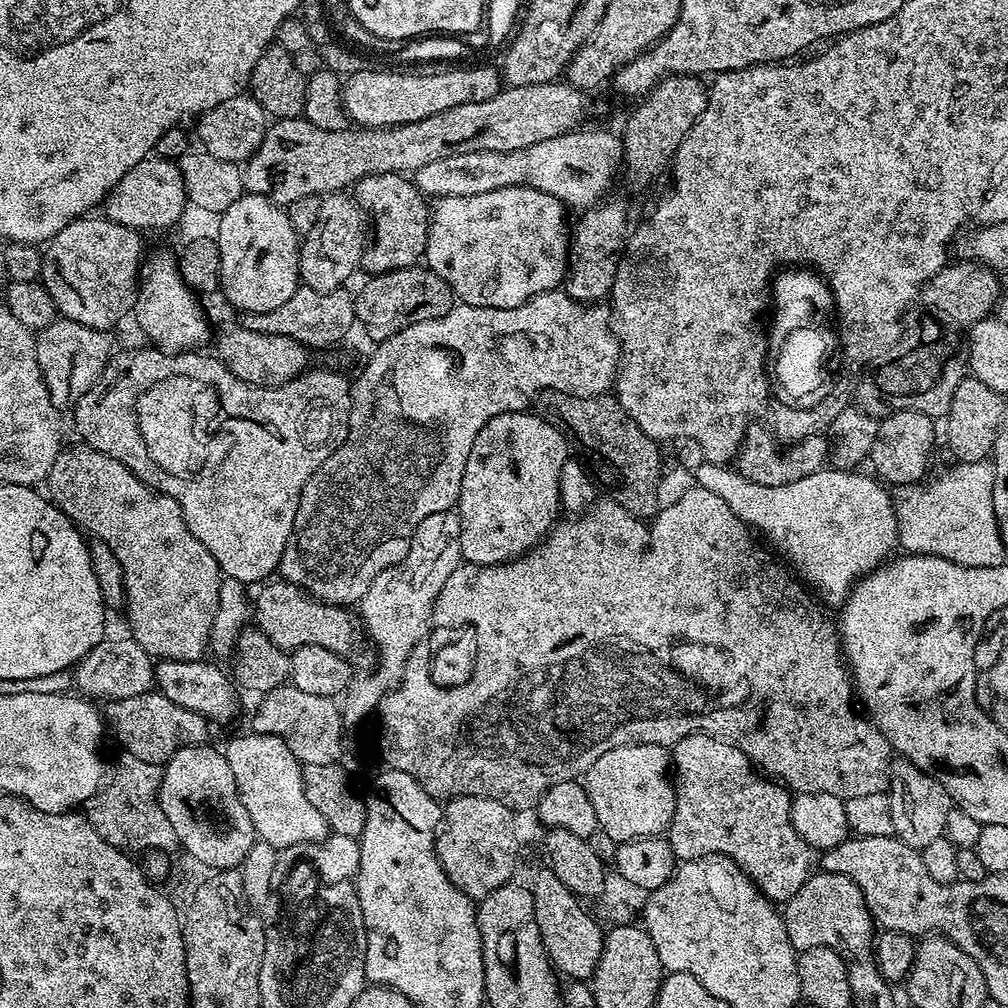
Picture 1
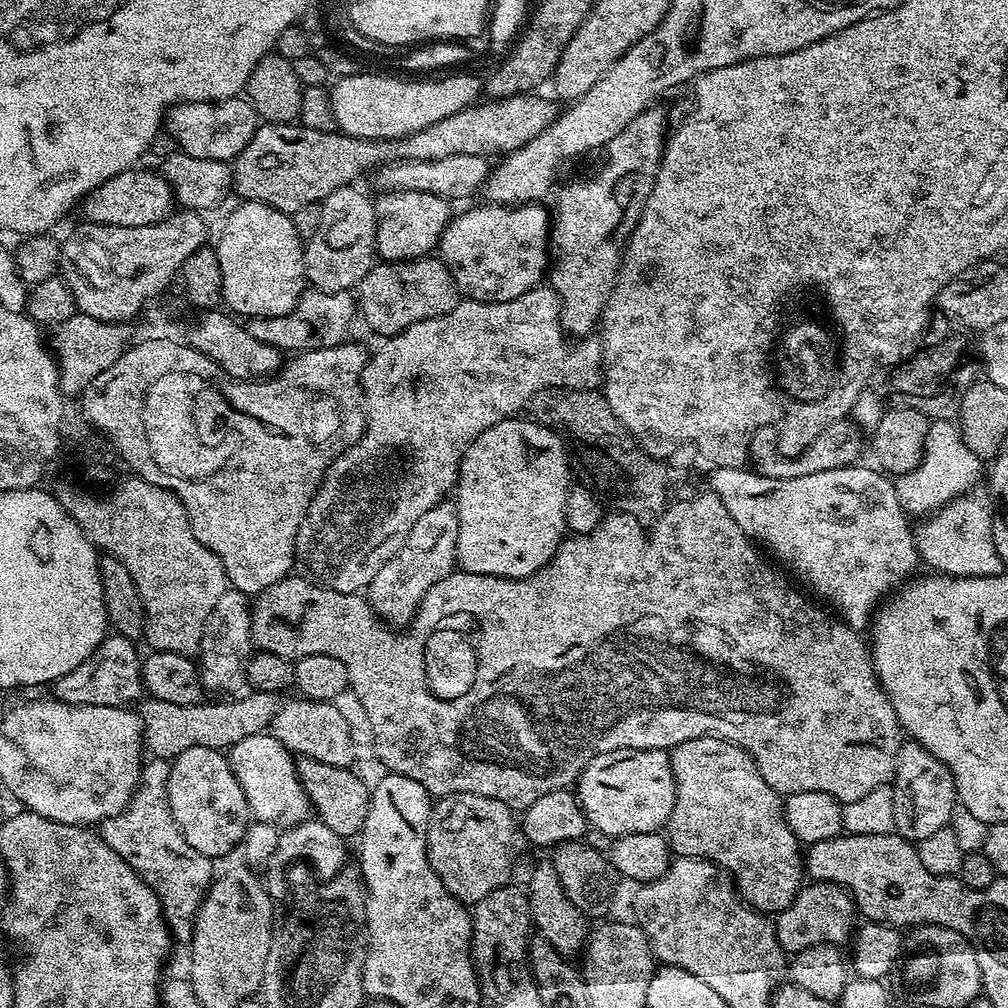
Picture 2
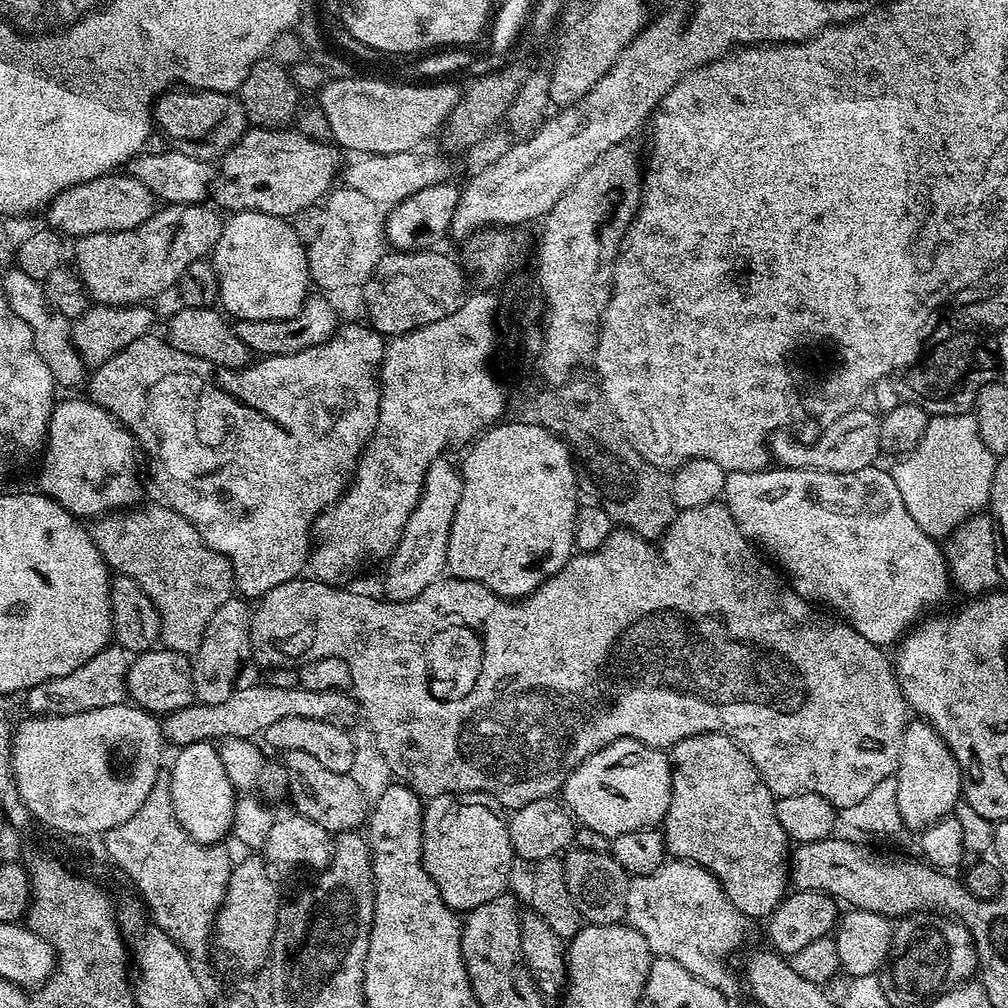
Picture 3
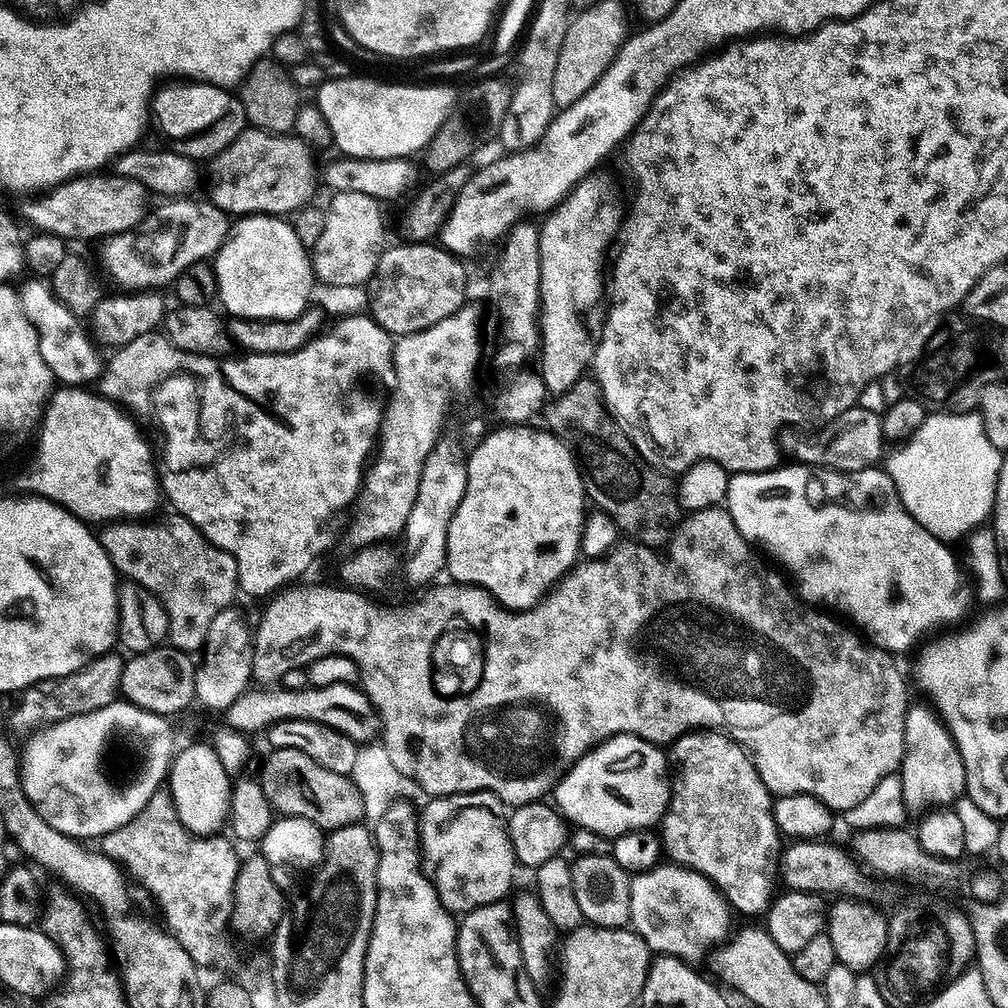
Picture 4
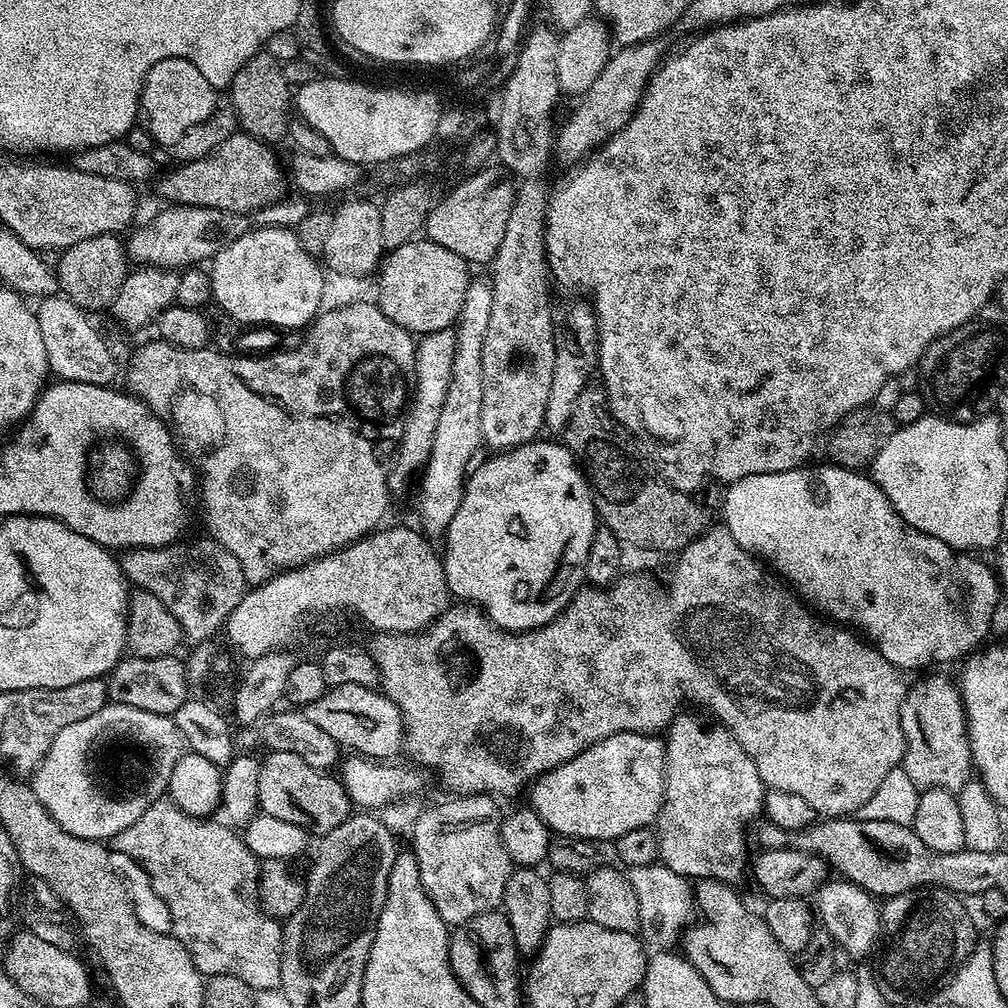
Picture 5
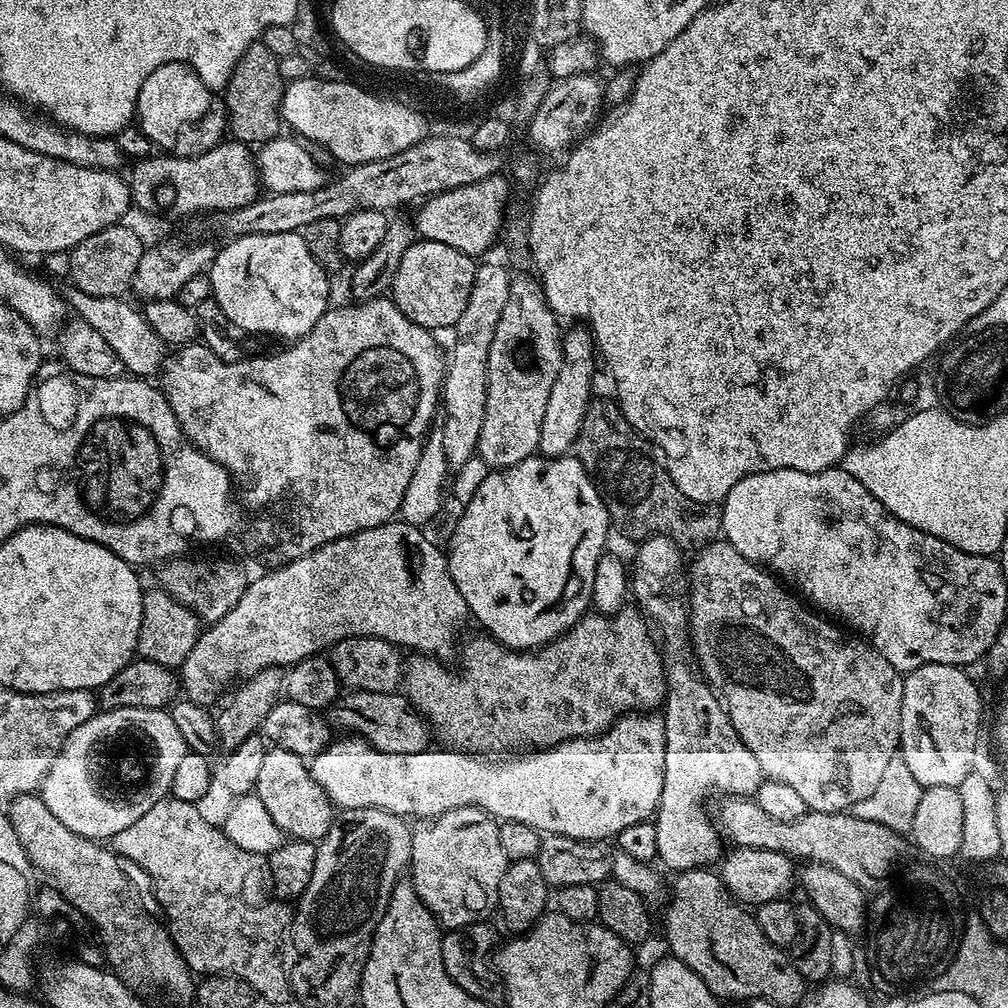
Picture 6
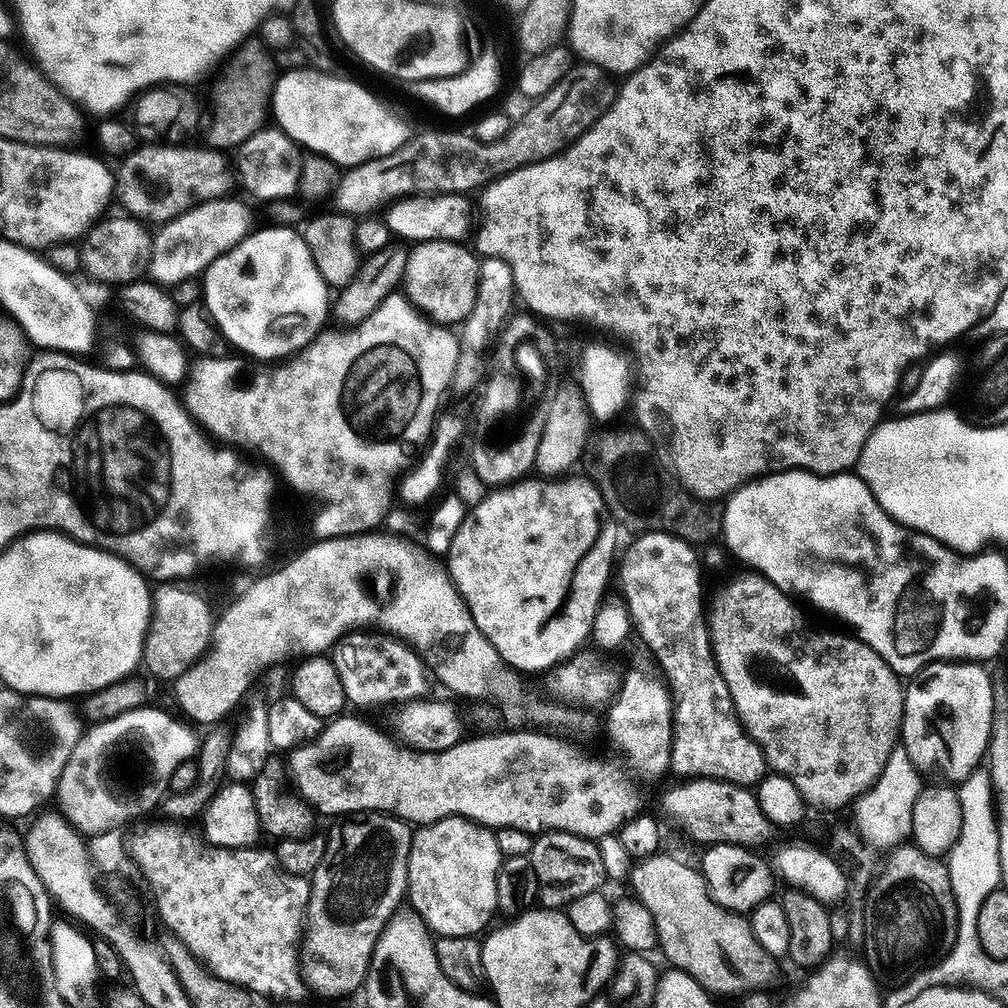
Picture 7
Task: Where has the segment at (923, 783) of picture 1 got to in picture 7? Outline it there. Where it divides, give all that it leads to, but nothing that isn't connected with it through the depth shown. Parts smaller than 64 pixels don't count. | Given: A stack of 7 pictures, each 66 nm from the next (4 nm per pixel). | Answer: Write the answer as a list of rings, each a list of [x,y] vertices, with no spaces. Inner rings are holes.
[[[937,662],[926,665],[923,670],[916,673],[907,681],[904,690],[904,720],[900,724],[900,740],[906,754],[910,754],[910,762],[919,768],[921,773],[937,772],[940,776],[945,776],[945,781],[959,782],[969,776],[970,773],[977,771],[981,767],[988,750],[988,740],[992,737],[992,711],[994,710],[994,698],[992,697],[992,678],[989,669],[980,662]]]

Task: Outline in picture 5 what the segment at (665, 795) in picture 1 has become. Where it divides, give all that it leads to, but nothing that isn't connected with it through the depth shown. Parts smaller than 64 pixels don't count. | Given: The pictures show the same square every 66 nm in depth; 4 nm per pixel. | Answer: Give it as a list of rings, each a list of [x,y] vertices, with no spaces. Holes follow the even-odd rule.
[[[619,732],[610,738],[599,740],[566,763],[559,764],[531,781],[530,807],[553,833],[561,832],[564,835],[561,837],[577,840],[615,842],[630,830],[655,825],[656,816],[664,801],[664,745],[665,741],[659,735],[643,732]]]

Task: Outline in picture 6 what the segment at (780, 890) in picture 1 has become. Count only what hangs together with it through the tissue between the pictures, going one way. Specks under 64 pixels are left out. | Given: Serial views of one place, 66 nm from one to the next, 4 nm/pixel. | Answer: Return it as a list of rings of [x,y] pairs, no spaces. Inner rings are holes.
[[[649,536],[648,539],[643,541],[643,543],[641,543],[637,548],[640,549],[636,552],[636,565],[633,566],[632,564],[630,568],[630,596],[632,600],[633,598],[637,600],[633,601],[638,605],[640,611],[644,613],[645,617],[647,617],[647,619],[654,625],[655,635],[658,637],[659,643],[662,645],[662,652],[664,655],[664,675],[666,677],[666,699],[662,705],[664,729],[666,730],[666,766],[664,767],[664,785],[662,786],[662,794],[660,795],[660,804],[657,806],[654,813],[654,823],[658,830],[658,850],[656,851],[656,854],[659,863],[664,863],[666,867],[673,868],[673,873],[679,874],[686,870],[690,870],[691,868],[706,868],[715,865],[722,856],[722,849],[720,850],[722,837],[711,815],[706,811],[706,808],[704,812],[704,795],[706,795],[707,792],[720,792],[719,794],[723,794],[724,796],[751,797],[758,791],[758,789],[760,789],[762,777],[758,762],[754,759],[754,754],[750,754],[750,750],[746,750],[742,738],[738,738],[738,734],[734,730],[734,726],[728,717],[728,712],[724,709],[724,705],[721,704],[719,696],[713,692],[708,681],[701,677],[697,665],[693,663],[689,657],[688,661],[686,657],[680,656],[684,651],[687,653],[690,648],[690,637],[688,634],[688,605],[685,600],[685,597],[688,595],[686,560],[684,564],[684,559],[686,559],[685,553],[673,542],[673,540],[670,540],[665,536]]]

